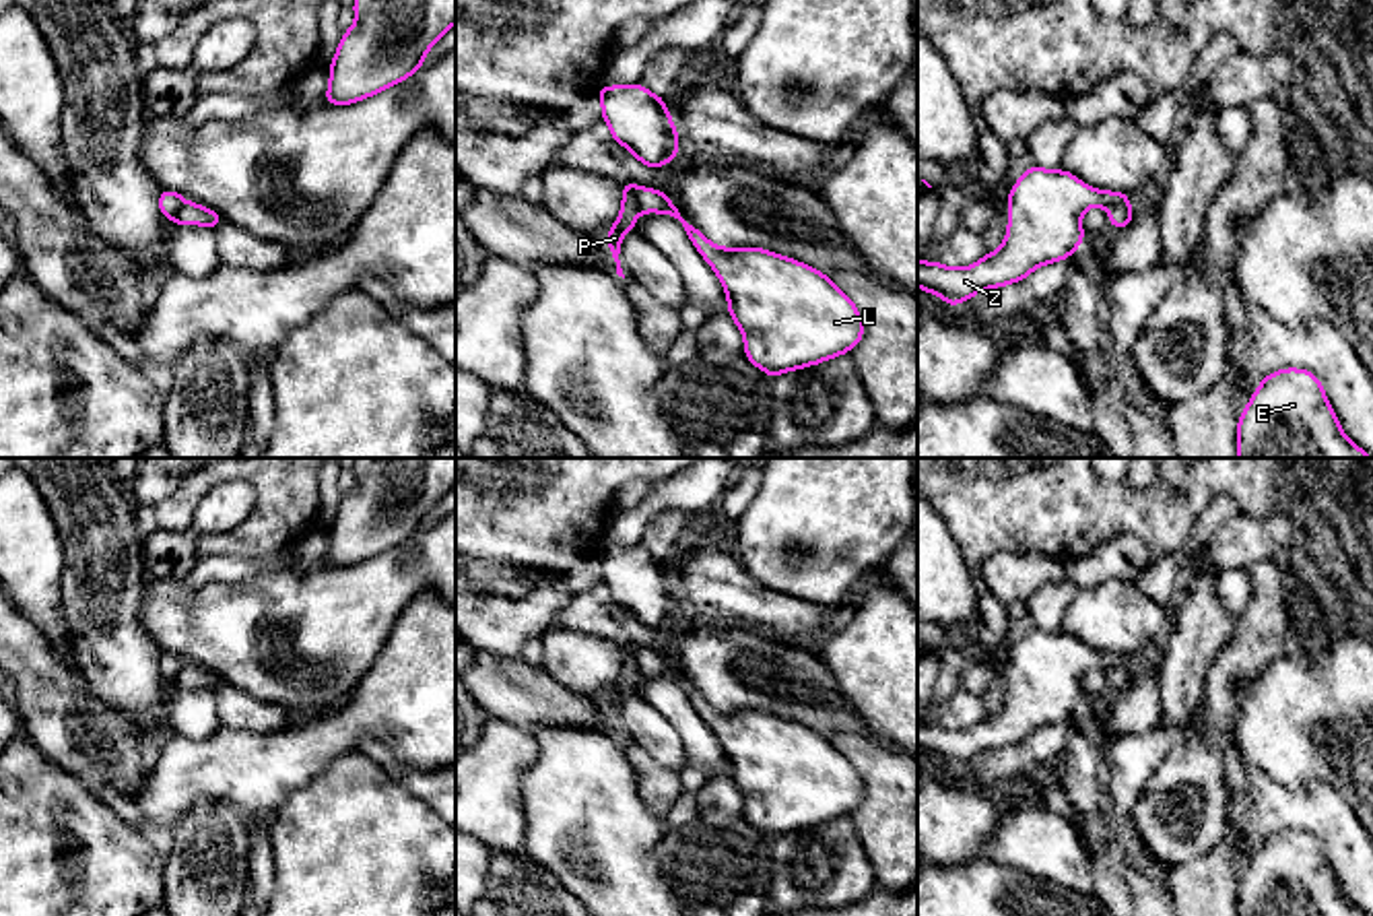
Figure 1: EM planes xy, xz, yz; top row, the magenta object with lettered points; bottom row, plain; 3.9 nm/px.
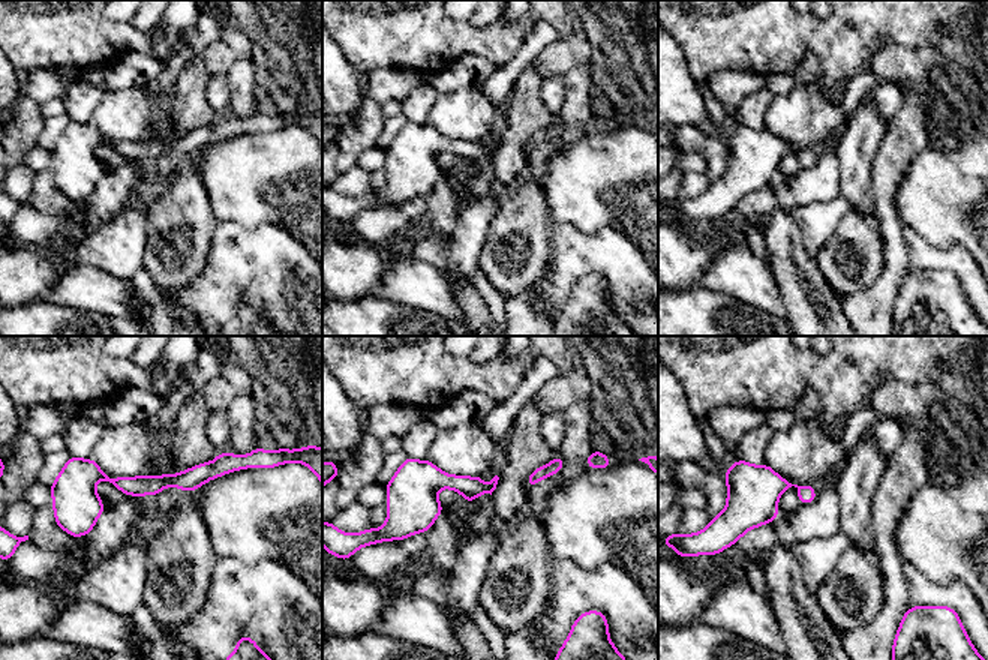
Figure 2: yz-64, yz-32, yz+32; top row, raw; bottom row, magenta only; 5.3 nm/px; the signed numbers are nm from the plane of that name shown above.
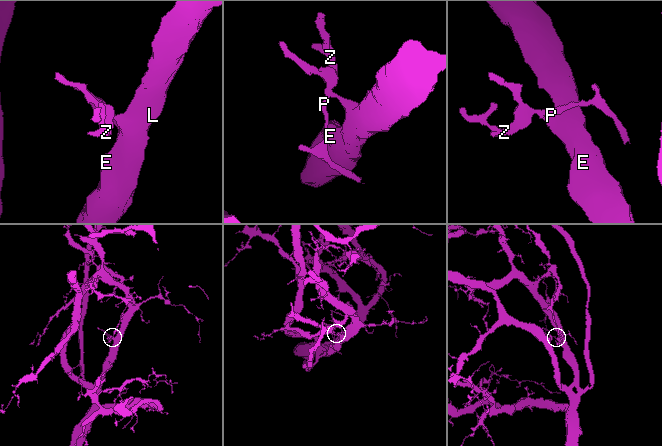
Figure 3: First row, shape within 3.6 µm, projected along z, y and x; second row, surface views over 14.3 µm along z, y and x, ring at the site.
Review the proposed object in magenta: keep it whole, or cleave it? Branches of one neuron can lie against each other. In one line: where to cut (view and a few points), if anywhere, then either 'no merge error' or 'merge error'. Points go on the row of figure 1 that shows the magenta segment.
yz (1108, 209), (1122, 207), (1130, 211) | merge error

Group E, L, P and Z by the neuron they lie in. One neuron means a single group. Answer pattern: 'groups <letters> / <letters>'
groups E L / P Z

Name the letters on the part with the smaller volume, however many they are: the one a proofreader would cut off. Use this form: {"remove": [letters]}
{"remove": ["P", "Z"]}

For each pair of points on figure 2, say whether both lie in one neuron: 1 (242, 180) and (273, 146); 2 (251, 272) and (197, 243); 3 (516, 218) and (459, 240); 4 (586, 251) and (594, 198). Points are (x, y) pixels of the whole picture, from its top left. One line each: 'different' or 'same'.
1: same
2: different
3: different
4: different

